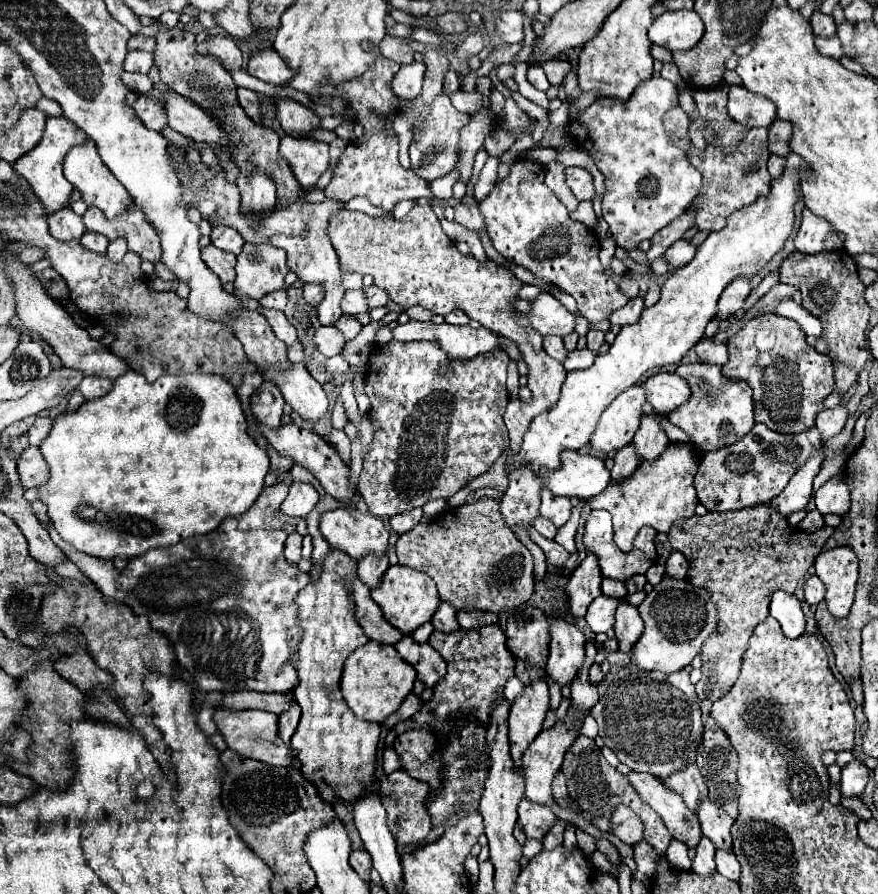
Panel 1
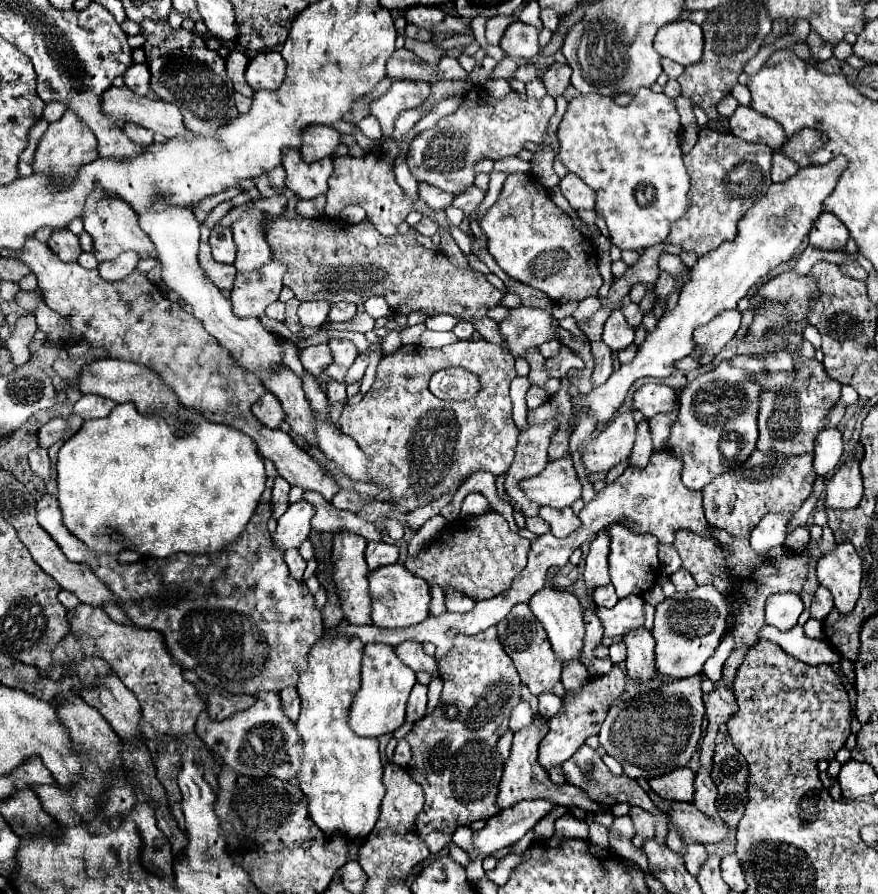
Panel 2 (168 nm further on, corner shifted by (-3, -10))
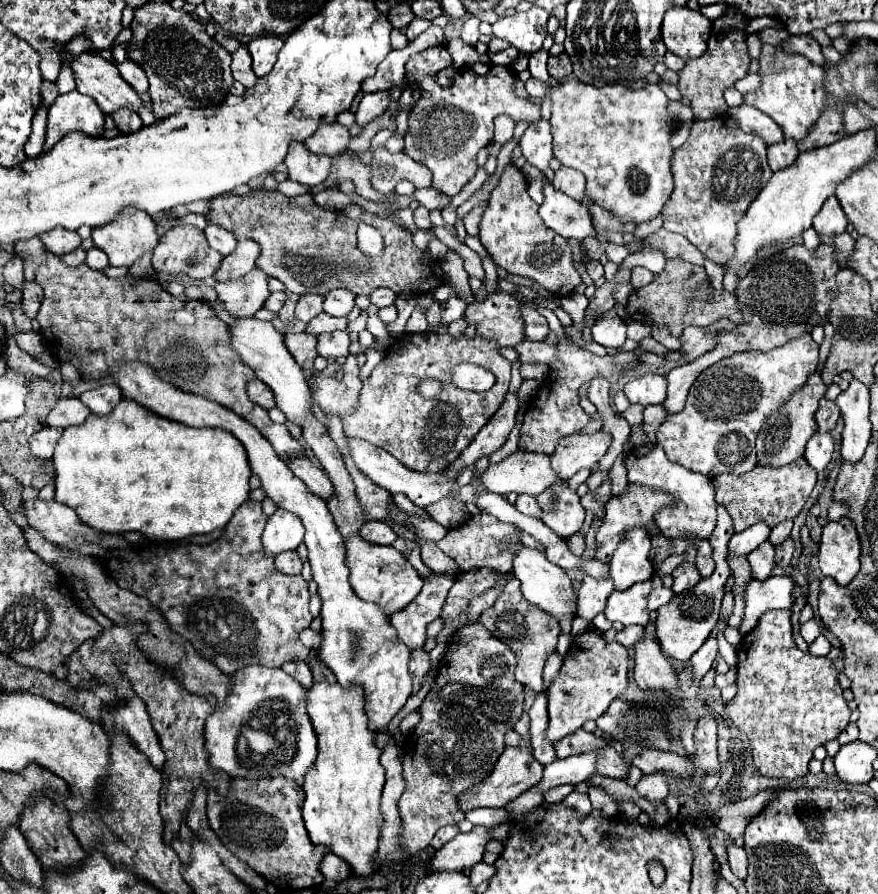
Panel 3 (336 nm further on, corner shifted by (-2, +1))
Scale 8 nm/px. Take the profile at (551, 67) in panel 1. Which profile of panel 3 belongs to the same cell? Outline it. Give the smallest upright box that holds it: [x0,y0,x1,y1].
[547,52,571,80]

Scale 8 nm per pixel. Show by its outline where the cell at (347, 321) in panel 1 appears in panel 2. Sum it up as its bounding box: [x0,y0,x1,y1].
[328,337,358,367]

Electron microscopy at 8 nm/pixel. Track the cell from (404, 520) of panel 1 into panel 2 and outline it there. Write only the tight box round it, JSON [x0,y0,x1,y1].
[406,489,456,531]

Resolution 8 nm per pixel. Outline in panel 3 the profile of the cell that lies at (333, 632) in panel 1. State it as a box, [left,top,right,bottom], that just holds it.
[303,662,385,876]

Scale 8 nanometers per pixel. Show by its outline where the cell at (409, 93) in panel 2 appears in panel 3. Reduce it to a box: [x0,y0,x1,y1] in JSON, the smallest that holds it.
[357,92,389,126]

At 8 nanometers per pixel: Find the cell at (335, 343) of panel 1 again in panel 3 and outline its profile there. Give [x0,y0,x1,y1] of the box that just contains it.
[285,332,317,372]

